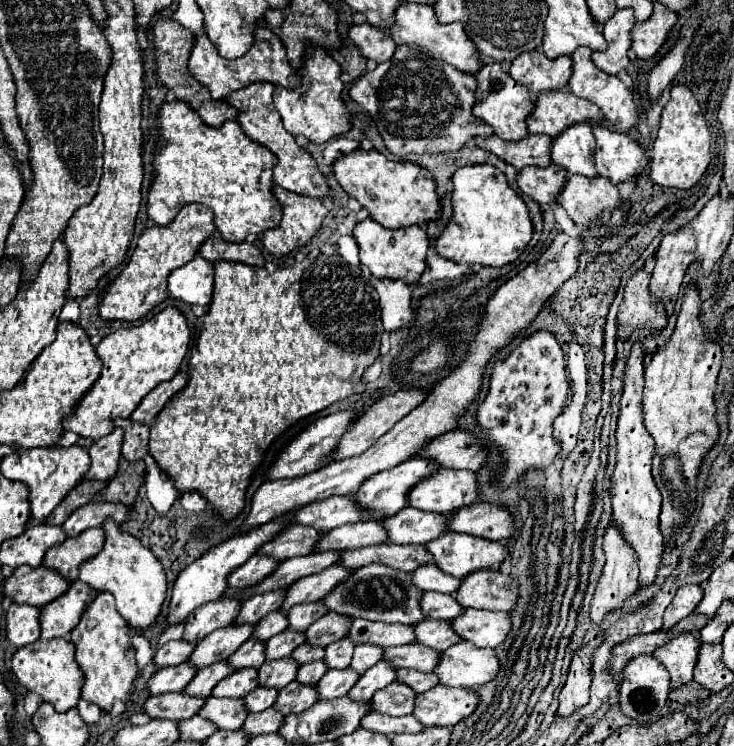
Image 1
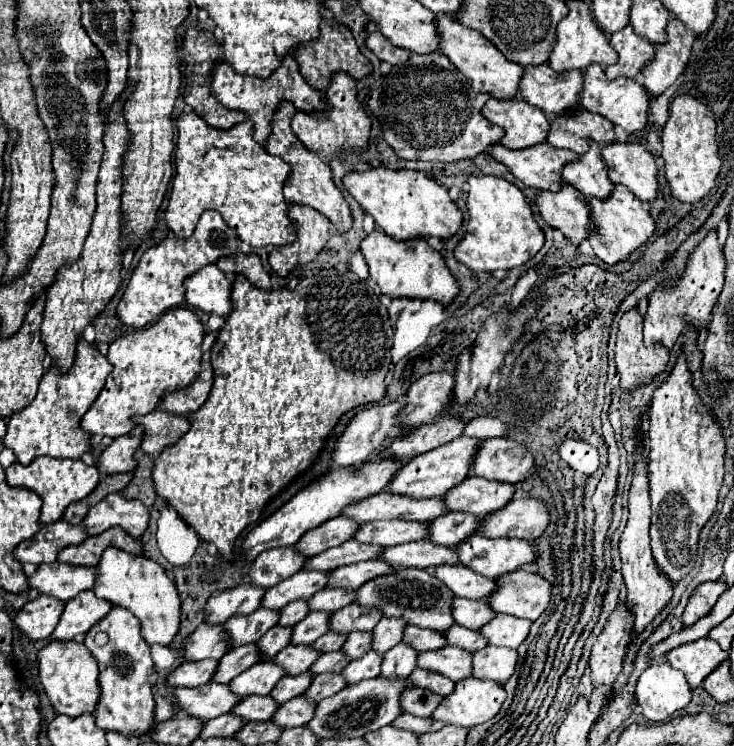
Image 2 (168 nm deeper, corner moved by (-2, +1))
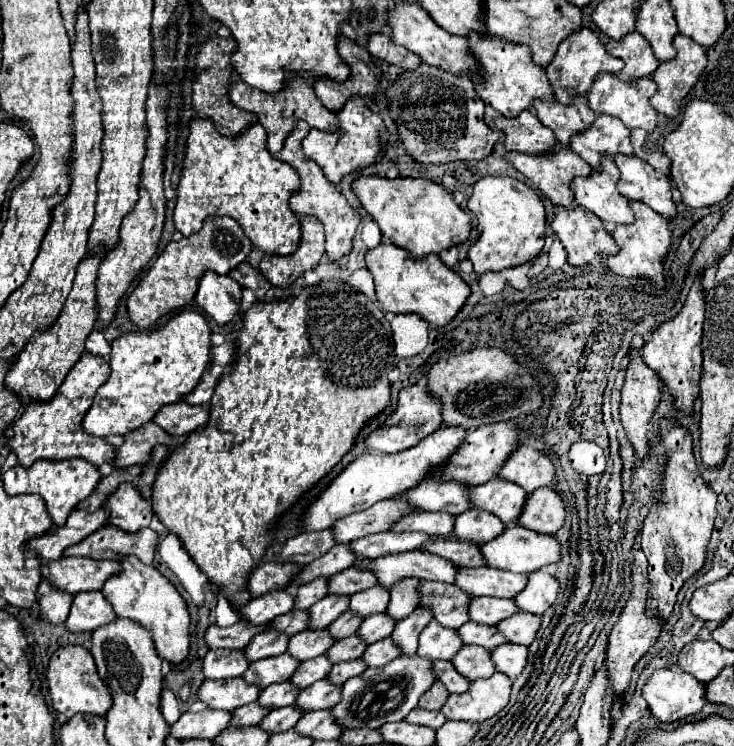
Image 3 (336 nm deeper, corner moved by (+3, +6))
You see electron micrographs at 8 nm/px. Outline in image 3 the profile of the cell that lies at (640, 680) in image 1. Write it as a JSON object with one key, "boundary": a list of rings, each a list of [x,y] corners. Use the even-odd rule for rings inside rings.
{"boundary":[[[674,668],[654,670],[642,688],[642,698],[650,714],[660,722],[682,720],[700,712],[706,704],[704,684]]]}

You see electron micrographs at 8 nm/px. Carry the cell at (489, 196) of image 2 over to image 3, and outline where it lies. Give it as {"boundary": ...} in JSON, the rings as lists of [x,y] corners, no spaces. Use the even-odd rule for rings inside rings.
{"boundary":[[[486,176],[474,184],[474,192],[468,198],[468,210],[478,220],[478,238],[468,248],[468,260],[474,272],[500,272],[504,268],[520,266],[530,262],[544,246],[546,214],[540,196],[516,178],[494,178]]]}

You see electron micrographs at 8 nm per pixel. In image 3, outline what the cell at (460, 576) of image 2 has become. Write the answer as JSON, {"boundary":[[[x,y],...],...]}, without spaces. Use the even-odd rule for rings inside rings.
{"boundary":[[[488,566],[456,568],[454,578],[454,584],[470,596],[498,596],[498,598],[512,598],[516,592],[520,592],[520,588],[524,588],[524,582],[526,582],[524,574],[514,574],[508,570],[492,570]]]}

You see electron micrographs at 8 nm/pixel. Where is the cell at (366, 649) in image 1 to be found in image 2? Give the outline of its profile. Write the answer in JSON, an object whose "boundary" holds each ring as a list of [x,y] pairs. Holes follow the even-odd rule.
{"boundary":[[[383,617],[373,629],[373,651],[387,653],[393,645],[397,645],[403,639],[405,623],[407,621],[401,621],[401,617]]]}

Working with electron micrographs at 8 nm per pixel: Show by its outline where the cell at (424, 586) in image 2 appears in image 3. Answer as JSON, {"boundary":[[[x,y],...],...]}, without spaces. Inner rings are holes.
{"boundary":[[[420,580],[418,584],[420,608],[432,612],[434,620],[438,620],[444,628],[460,628],[460,624],[468,622],[468,600],[470,596],[456,588],[454,584]]]}

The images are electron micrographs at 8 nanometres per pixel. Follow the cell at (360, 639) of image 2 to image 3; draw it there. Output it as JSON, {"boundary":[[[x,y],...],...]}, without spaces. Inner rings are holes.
{"boundary":[[[372,614],[368,618],[362,620],[360,628],[358,628],[358,636],[366,642],[366,644],[372,644],[376,640],[384,640],[392,634],[392,628],[394,628],[394,620],[388,618],[386,614]]]}

